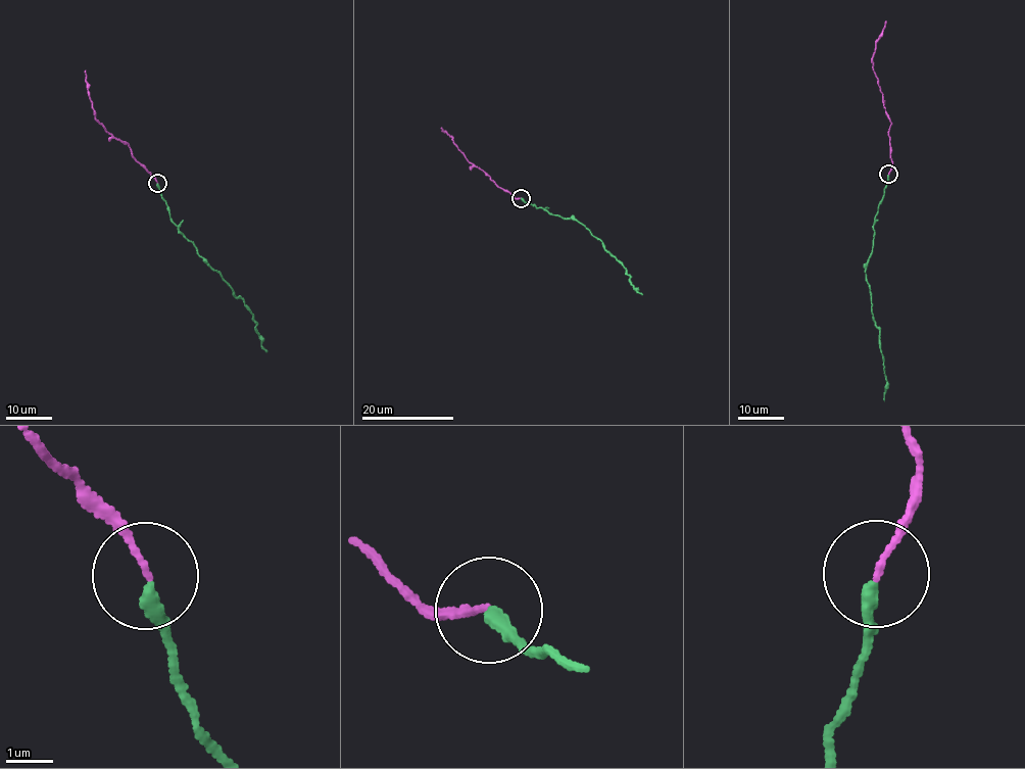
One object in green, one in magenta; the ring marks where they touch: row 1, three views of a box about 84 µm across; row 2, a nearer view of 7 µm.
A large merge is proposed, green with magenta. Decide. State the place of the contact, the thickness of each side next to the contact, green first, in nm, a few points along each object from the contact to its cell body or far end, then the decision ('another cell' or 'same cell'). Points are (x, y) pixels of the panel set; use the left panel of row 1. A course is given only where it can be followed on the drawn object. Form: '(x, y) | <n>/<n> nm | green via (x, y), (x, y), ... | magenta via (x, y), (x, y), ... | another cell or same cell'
(157, 183) | 280/120 nm | green via (157, 183), (171, 220), (252, 315), (266, 351) | magenta via (157, 182), (133, 157), (129, 144), (107, 132), (95, 118), (85, 70) | same cell

